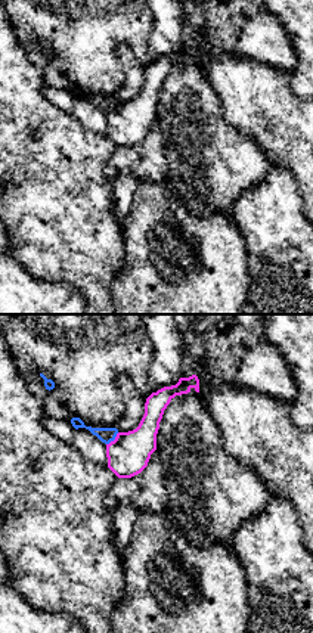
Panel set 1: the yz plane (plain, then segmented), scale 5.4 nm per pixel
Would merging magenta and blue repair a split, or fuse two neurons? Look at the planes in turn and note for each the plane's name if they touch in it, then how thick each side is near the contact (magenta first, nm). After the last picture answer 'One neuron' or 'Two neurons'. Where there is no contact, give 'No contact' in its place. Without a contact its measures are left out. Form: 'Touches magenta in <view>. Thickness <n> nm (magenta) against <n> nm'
Touches magenta in yz. Thickness 220 nm (magenta) against 80 nm

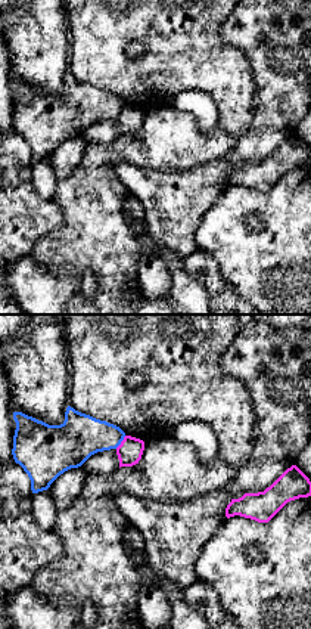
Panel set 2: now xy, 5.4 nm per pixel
Touches magenta in xy. Thickness 140 nm (magenta) against 240 nm

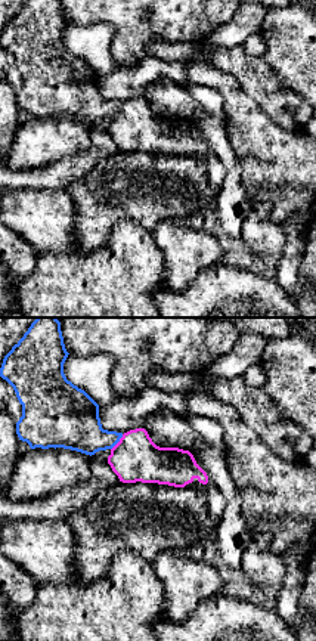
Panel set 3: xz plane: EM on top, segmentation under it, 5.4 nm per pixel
Touches magenta in xz. Thickness 260 nm (magenta) against 260 nm

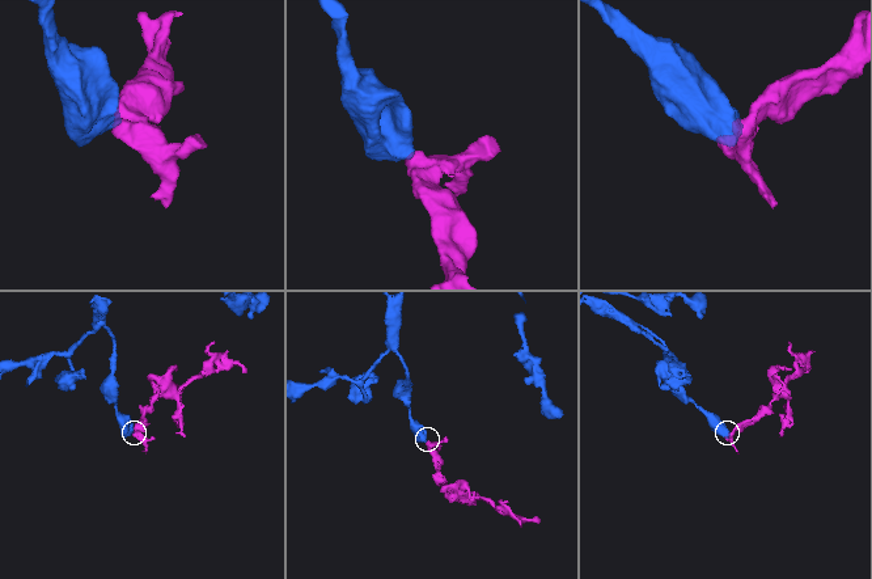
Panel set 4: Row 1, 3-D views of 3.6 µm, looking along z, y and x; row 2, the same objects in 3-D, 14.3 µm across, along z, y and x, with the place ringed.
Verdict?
Two neurons

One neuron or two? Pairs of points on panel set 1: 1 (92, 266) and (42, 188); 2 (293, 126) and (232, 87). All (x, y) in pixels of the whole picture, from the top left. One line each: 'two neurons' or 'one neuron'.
1: one neuron
2: one neuron

